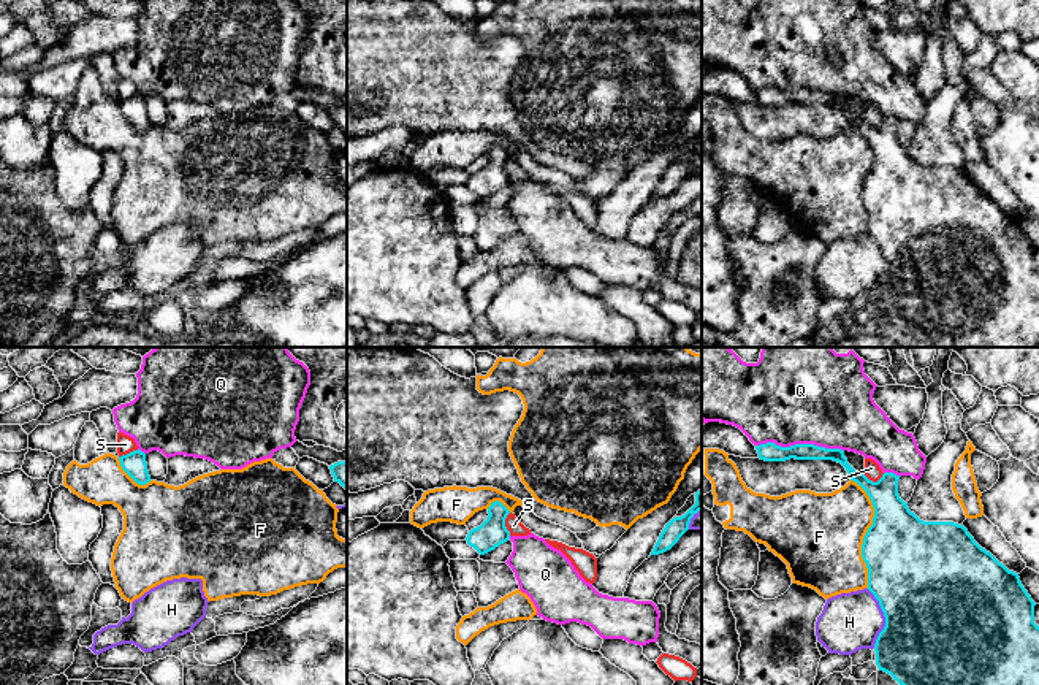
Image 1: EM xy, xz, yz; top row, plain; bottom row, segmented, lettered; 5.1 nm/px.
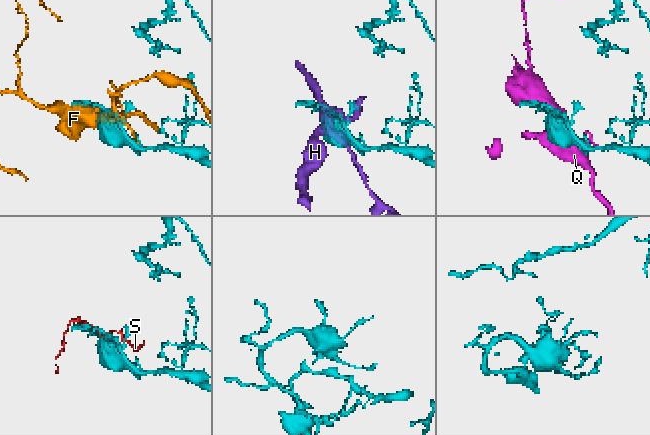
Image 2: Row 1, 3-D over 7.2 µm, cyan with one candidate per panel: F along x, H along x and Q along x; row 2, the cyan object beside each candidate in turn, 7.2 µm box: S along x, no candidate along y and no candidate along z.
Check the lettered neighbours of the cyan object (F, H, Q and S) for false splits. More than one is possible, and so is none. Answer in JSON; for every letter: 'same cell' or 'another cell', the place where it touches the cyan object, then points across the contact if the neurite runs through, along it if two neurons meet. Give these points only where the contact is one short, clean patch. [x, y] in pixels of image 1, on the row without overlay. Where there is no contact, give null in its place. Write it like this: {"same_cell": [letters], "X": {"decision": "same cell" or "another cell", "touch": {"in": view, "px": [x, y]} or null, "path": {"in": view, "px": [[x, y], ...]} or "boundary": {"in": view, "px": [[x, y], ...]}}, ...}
{"same_cell": [], "F": {"decision": "another cell", "touch": {"in": "yz", "px": [867, 178]}}, "H": {"decision": "another cell", "touch": {"in": "yz", "px": [886, 264]}}, "Q": {"decision": "another cell", "touch": {"in": "yz", "px": [800, 89]}}, "S": {"decision": "another cell", "touch": {"in": "xz", "px": [504, 168]}, "boundary": {"in": "xz", "px": [[510, 157], [506, 164], [509, 179]]}}}

